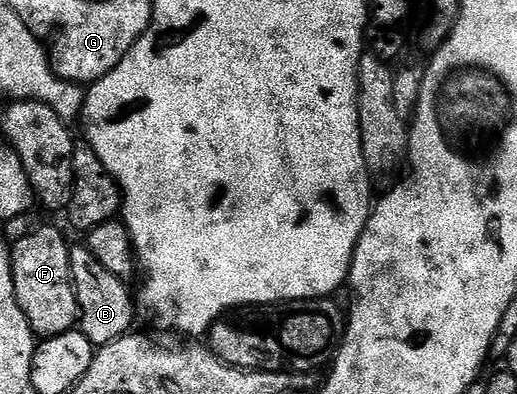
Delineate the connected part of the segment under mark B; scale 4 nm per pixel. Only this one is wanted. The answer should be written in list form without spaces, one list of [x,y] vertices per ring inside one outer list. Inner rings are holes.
[[[85,245],[71,247],[71,284],[75,286],[75,296],[79,302],[77,327],[88,344],[101,348],[132,330],[131,321],[137,307],[132,292],[131,295],[127,292],[128,284],[109,273],[109,269],[105,269],[105,265],[101,265],[101,261],[97,261]]]

